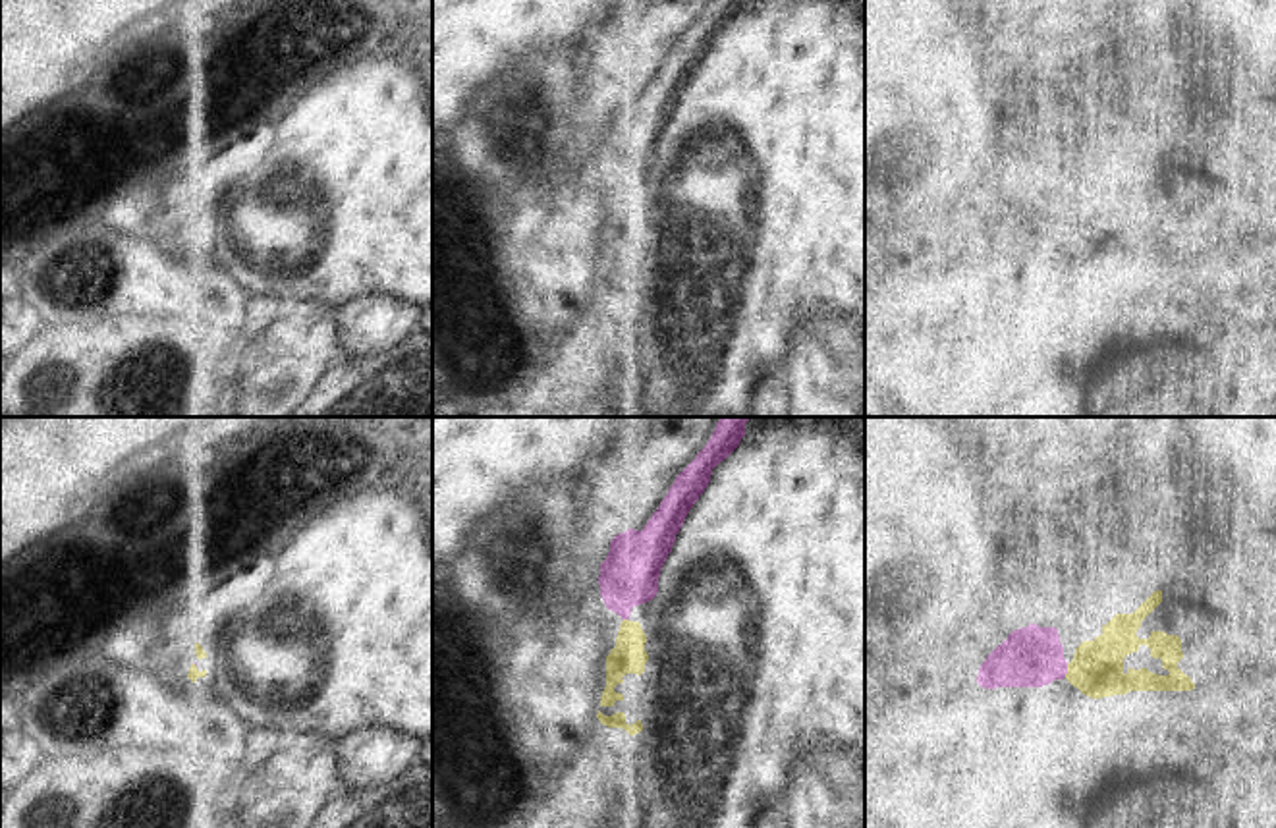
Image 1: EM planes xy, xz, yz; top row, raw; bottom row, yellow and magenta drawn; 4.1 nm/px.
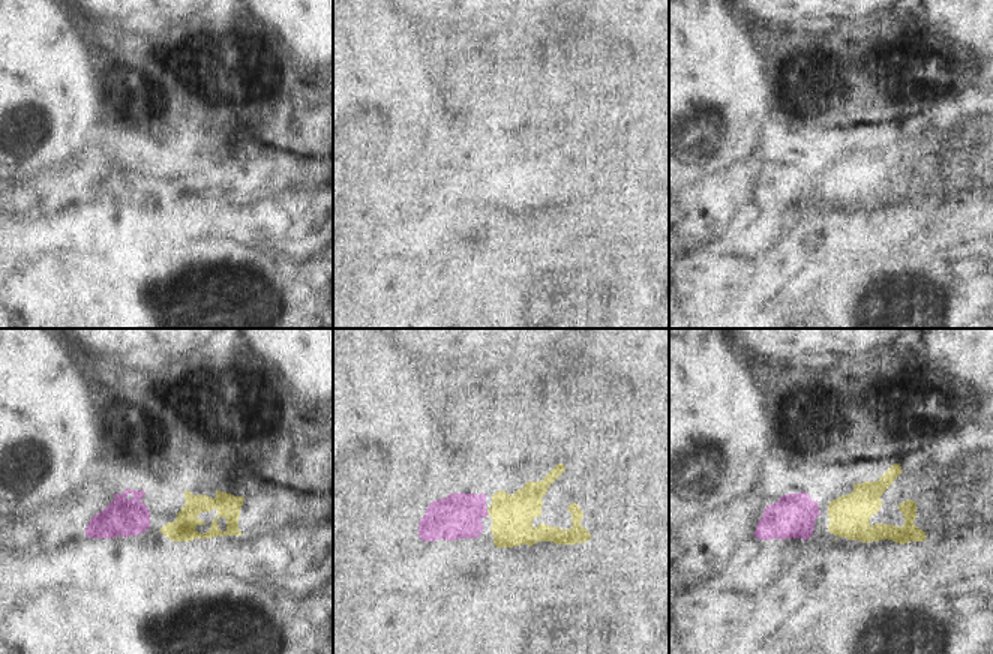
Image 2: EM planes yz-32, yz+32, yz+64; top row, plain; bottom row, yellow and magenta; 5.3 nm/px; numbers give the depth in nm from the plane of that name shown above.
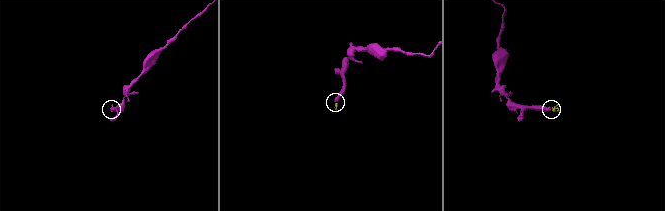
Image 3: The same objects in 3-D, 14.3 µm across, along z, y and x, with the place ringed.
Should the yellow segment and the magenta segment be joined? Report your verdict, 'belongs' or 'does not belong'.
belongs

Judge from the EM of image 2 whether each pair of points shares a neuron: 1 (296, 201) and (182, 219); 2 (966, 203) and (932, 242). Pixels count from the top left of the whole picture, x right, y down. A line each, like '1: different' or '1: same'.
1: same
2: different

